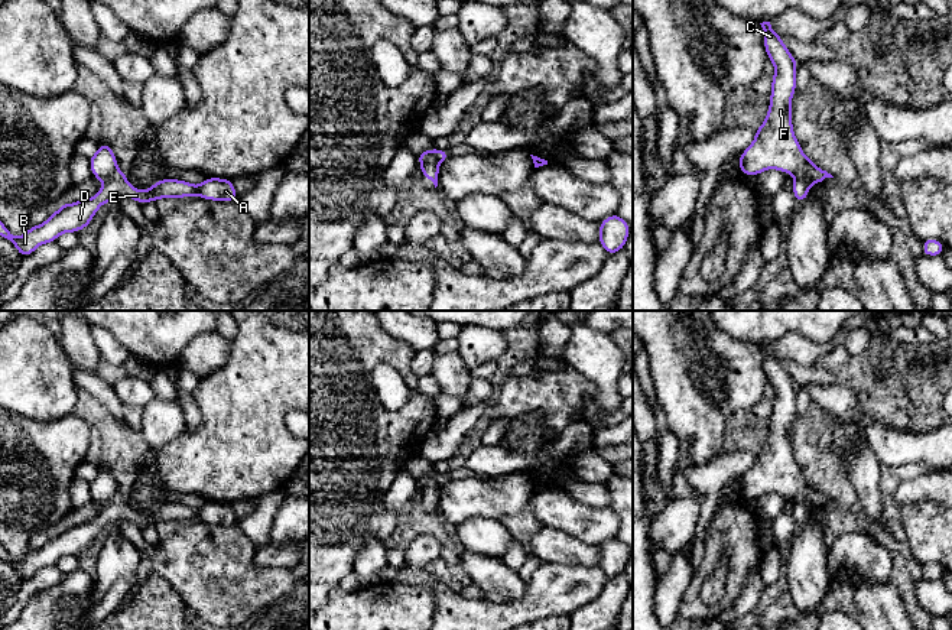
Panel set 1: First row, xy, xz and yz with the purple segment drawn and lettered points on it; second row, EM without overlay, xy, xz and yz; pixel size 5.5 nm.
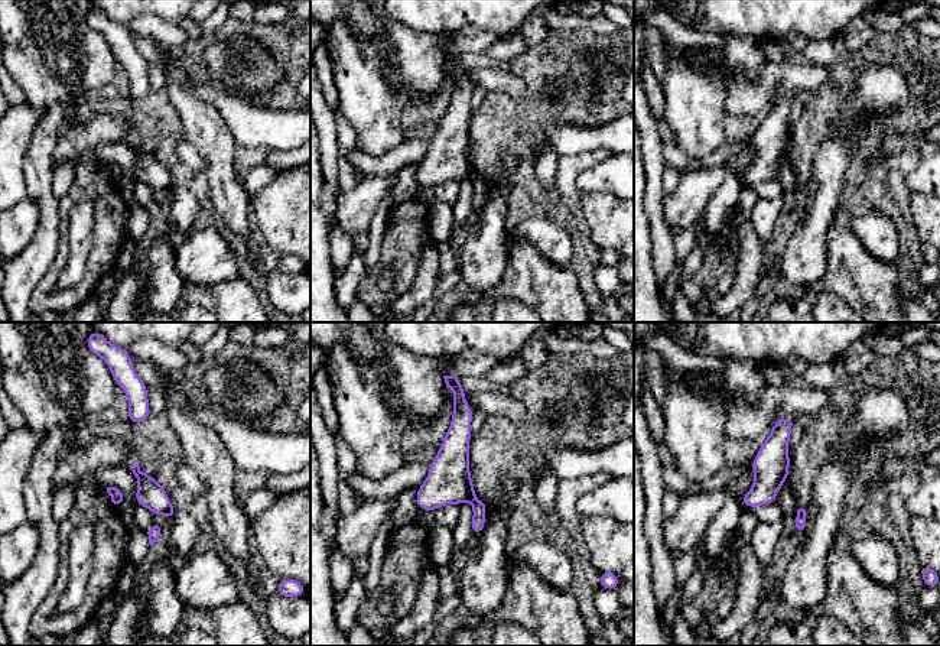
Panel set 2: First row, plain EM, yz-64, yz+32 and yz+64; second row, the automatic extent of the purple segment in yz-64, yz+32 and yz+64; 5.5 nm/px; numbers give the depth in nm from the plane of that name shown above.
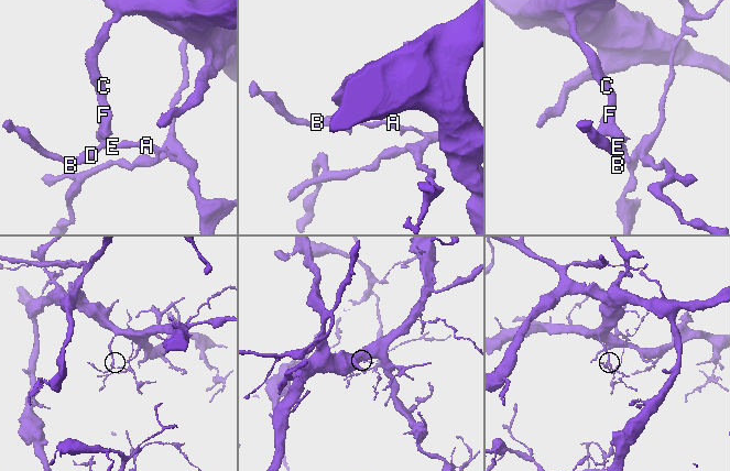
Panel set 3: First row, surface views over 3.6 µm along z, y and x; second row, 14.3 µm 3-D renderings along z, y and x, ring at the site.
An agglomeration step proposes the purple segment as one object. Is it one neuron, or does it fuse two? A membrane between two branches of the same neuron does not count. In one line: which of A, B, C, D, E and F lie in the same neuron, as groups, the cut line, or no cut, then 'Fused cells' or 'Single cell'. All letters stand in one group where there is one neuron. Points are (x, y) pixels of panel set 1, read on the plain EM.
Groups: A B D E / C F. Split along xy (117, 493), (104, 505). Fused cells

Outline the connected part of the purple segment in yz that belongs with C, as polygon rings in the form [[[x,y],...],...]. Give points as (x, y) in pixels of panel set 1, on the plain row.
[[[770,345],[760,347],[764,354],[764,373],[774,389],[767,439],[756,454],[753,467],[740,478],[738,491],[745,500],[757,500],[767,493],[803,500],[809,507],[834,501],[818,491],[803,475],[792,446],[792,422],[796,416],[797,384]]]

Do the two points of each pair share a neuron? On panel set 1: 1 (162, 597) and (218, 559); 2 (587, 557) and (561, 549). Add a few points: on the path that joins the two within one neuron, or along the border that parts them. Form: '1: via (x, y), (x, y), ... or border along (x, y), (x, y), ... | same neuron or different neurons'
1: border along (152, 570), (171, 585), (185, 606) | different neurons
2: via (581, 555), (567, 549) | same neuron

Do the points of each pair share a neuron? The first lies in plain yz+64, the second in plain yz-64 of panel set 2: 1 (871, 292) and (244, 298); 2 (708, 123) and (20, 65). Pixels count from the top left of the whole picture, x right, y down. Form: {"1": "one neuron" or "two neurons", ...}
{"1": "one neuron", "2": "one neuron"}

